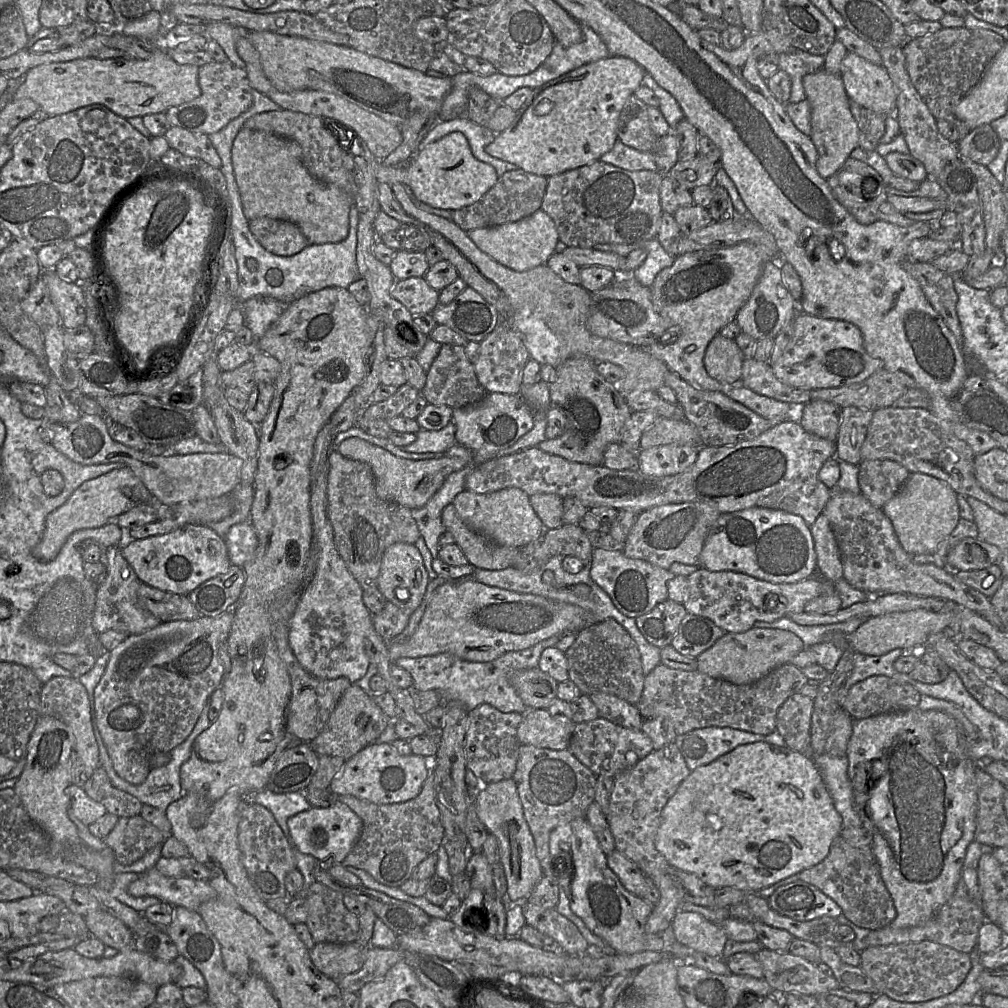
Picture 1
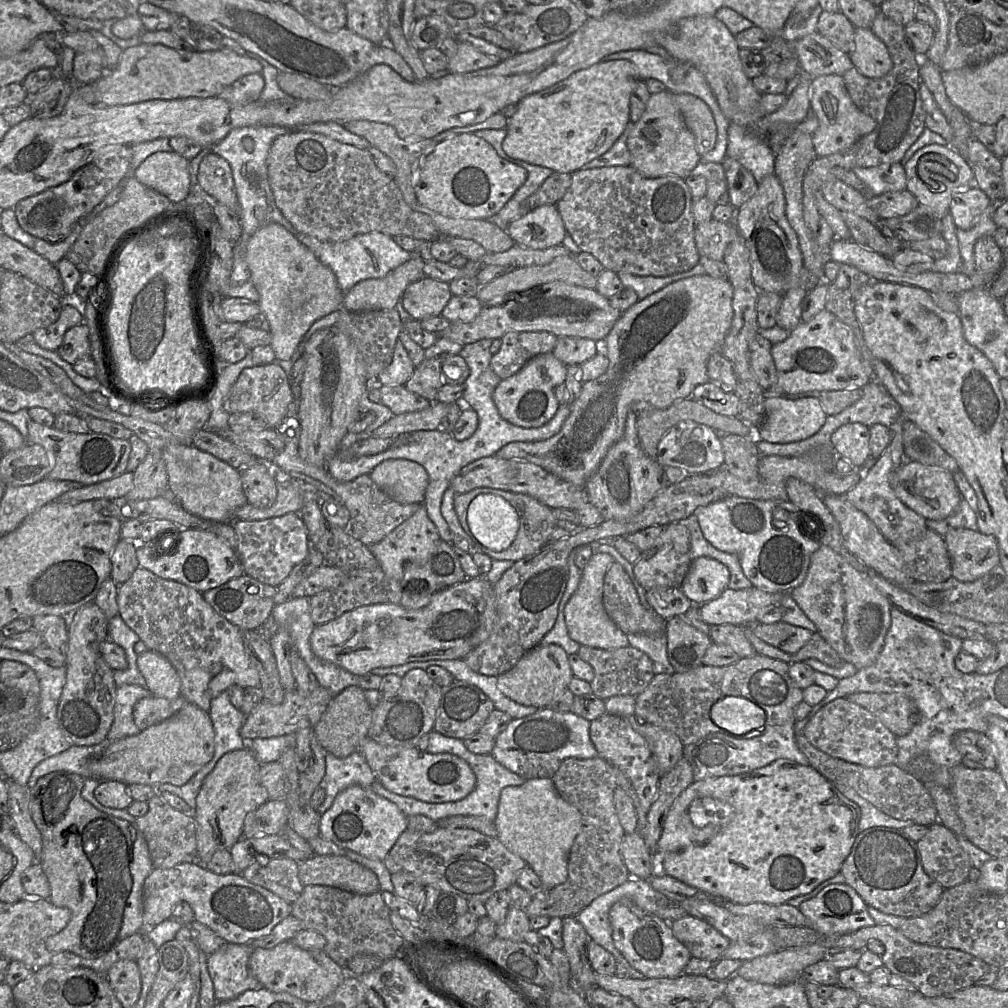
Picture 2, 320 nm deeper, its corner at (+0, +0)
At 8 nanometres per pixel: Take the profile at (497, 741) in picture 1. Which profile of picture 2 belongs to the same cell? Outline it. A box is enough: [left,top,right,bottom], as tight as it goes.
[491,707,598,779]

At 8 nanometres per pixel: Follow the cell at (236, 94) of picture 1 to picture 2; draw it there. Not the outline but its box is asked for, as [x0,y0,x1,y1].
[218,73,265,105]

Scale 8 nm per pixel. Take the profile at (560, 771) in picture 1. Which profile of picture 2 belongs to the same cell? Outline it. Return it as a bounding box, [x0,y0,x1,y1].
[526,757,630,917]

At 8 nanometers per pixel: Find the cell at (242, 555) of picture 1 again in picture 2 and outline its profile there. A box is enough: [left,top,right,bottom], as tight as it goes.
[232,512,310,587]

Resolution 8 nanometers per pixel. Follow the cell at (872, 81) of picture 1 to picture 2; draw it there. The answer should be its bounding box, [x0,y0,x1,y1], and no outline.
[849,28,893,78]

